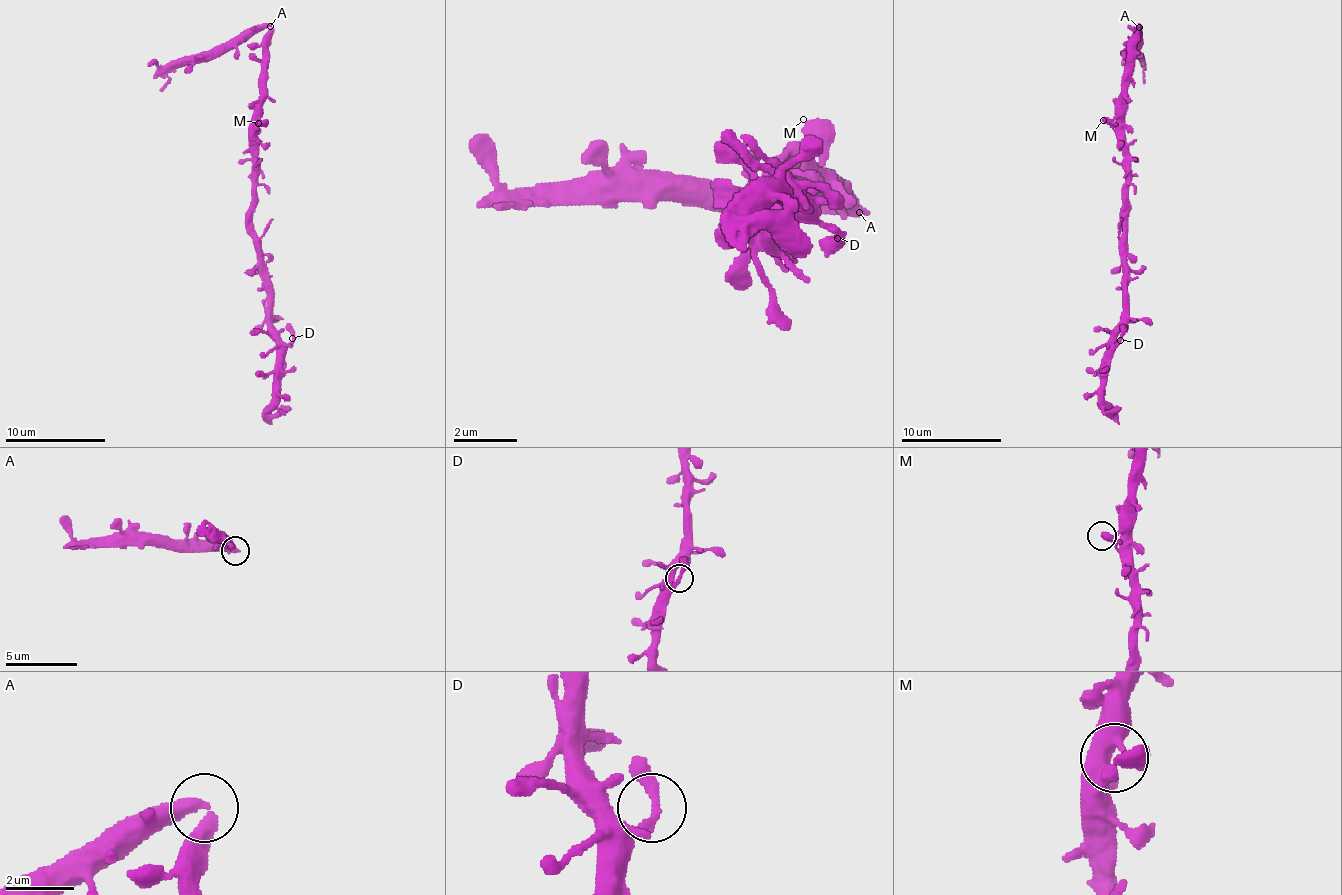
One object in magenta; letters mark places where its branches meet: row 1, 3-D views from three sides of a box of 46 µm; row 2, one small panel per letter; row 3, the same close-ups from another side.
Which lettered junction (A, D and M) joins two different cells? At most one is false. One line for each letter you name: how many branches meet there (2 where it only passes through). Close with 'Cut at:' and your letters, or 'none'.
Cut at: none

